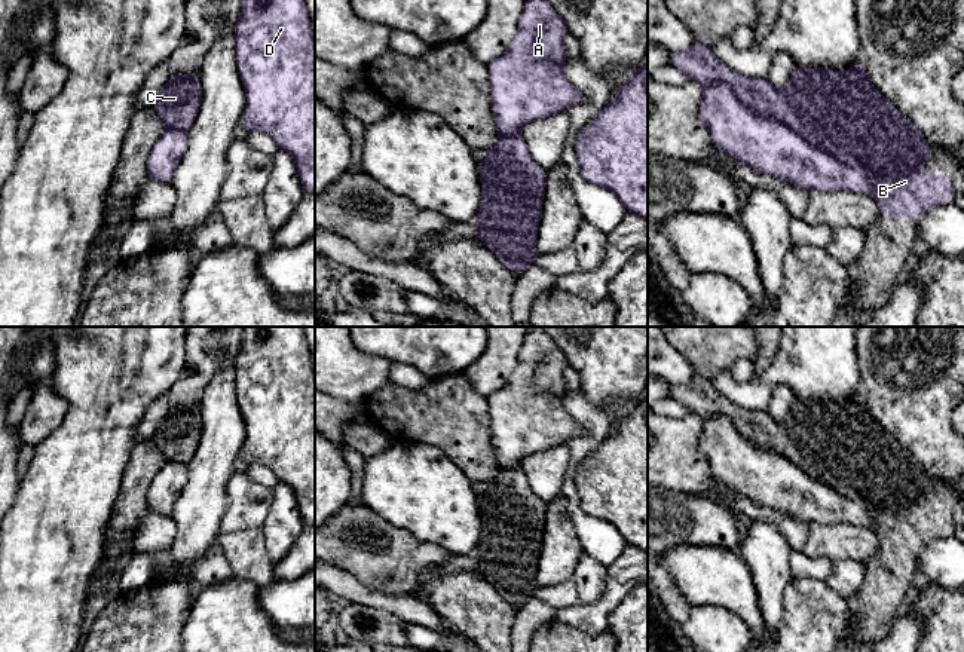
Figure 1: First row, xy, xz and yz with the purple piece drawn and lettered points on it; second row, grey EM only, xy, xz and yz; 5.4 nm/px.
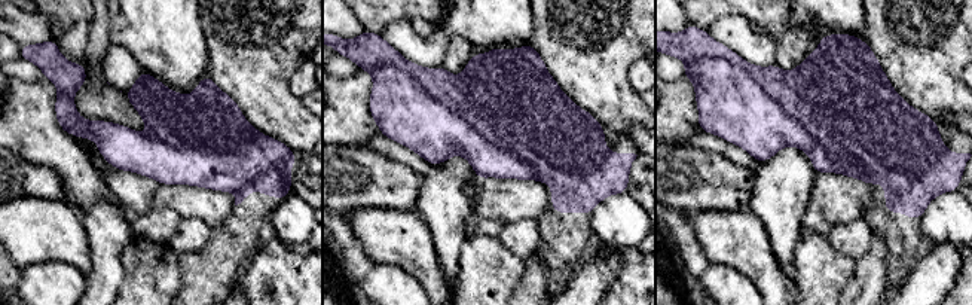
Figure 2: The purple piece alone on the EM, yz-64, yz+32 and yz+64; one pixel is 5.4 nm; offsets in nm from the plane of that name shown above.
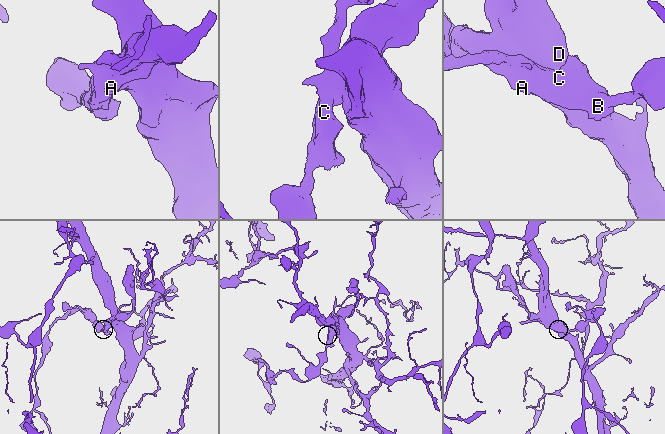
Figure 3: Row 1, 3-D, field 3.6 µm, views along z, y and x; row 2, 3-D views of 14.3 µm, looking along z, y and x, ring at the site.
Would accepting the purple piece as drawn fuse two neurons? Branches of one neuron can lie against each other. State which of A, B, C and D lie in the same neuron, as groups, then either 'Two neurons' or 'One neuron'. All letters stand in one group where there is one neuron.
Groups: A D / B C. Two neurons

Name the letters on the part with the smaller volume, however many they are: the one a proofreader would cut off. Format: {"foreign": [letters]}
{"foreign": ["B", "C"]}

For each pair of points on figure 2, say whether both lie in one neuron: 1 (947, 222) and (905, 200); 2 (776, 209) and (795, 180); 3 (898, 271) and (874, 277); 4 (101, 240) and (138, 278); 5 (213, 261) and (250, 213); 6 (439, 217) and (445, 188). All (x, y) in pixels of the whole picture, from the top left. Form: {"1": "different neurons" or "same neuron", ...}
{"1": "different neurons", "2": "same neuron", "3": "different neurons", "4": "different neurons", "5": "same neuron", "6": "same neuron"}

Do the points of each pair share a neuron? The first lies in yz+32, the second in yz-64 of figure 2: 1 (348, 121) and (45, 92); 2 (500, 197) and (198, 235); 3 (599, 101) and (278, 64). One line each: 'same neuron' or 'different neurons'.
1: same neuron
2: different neurons
3: same neuron

